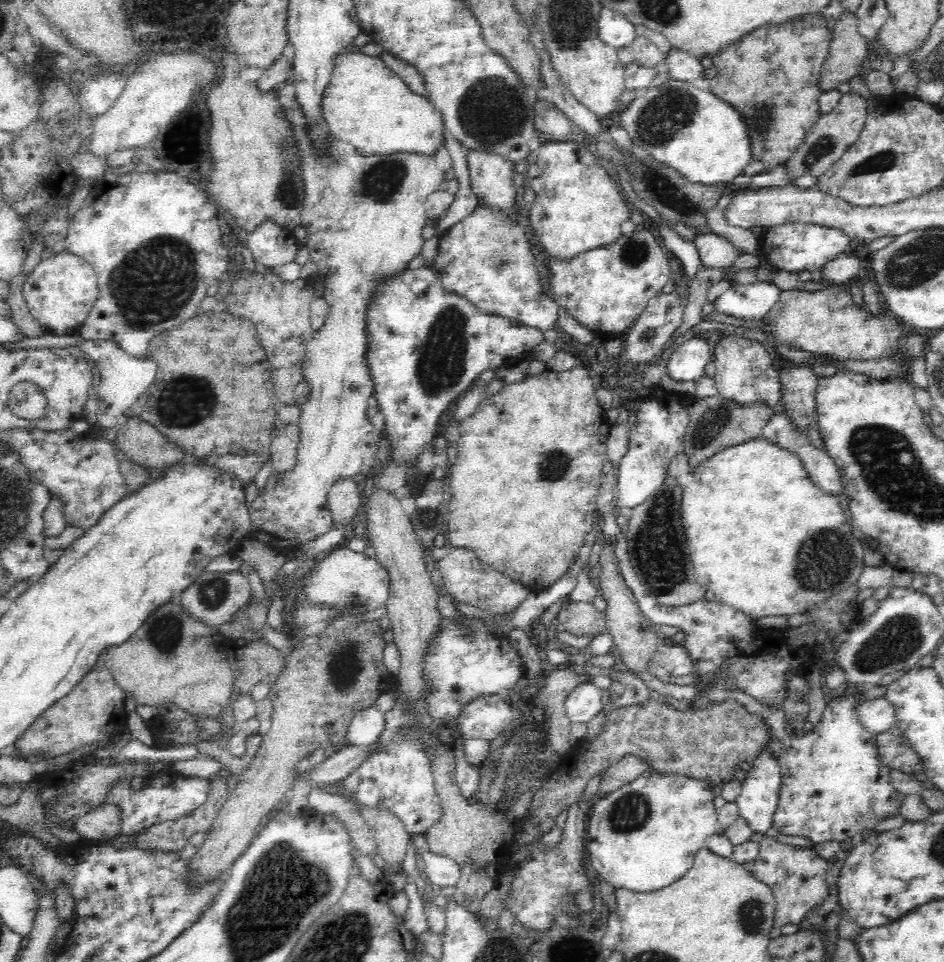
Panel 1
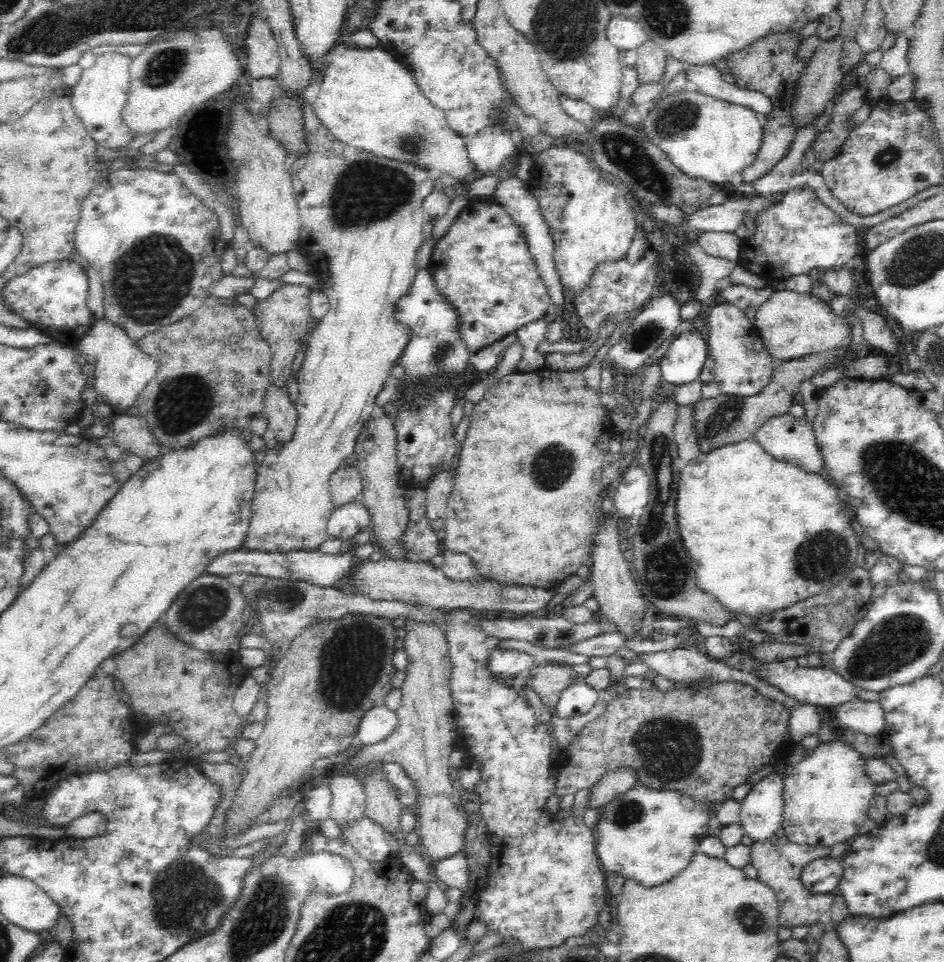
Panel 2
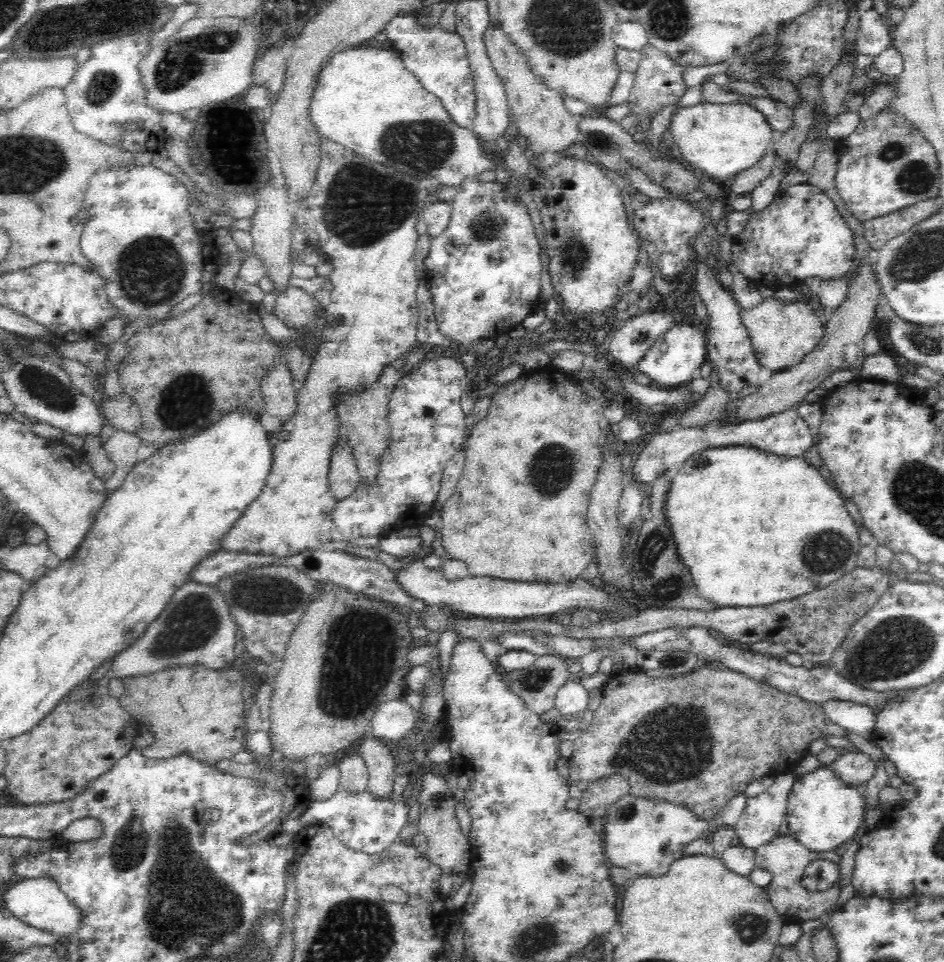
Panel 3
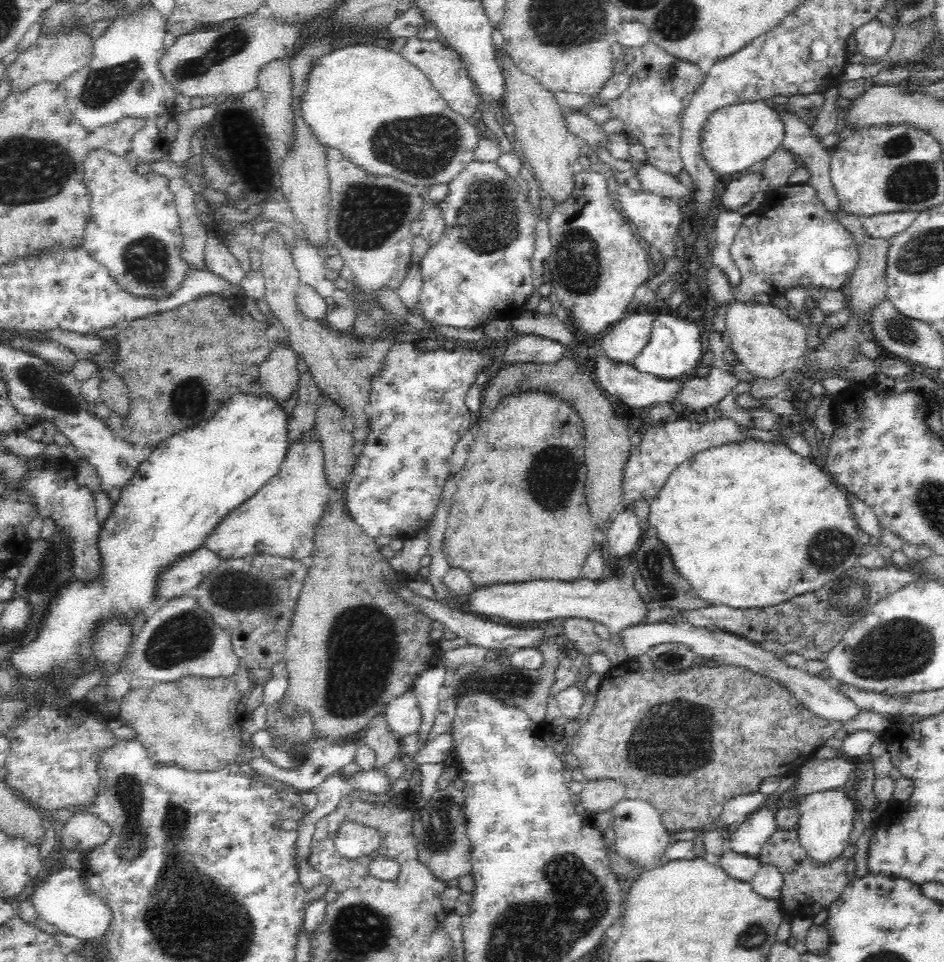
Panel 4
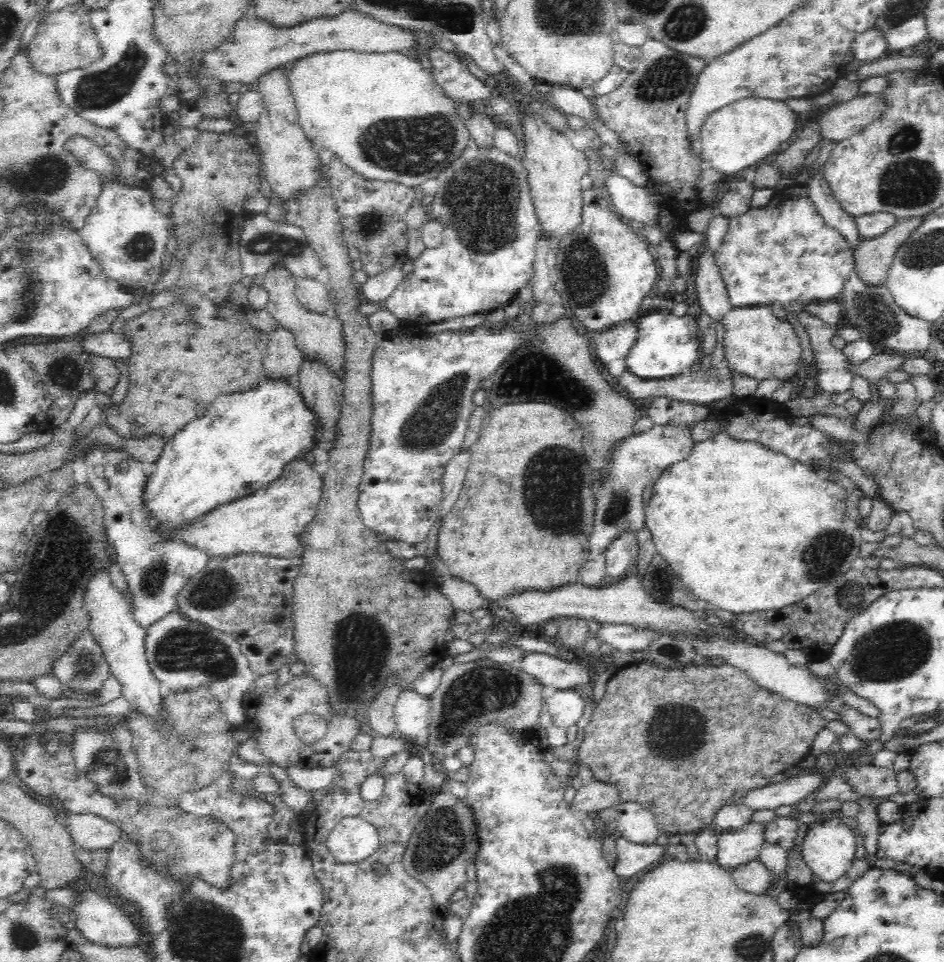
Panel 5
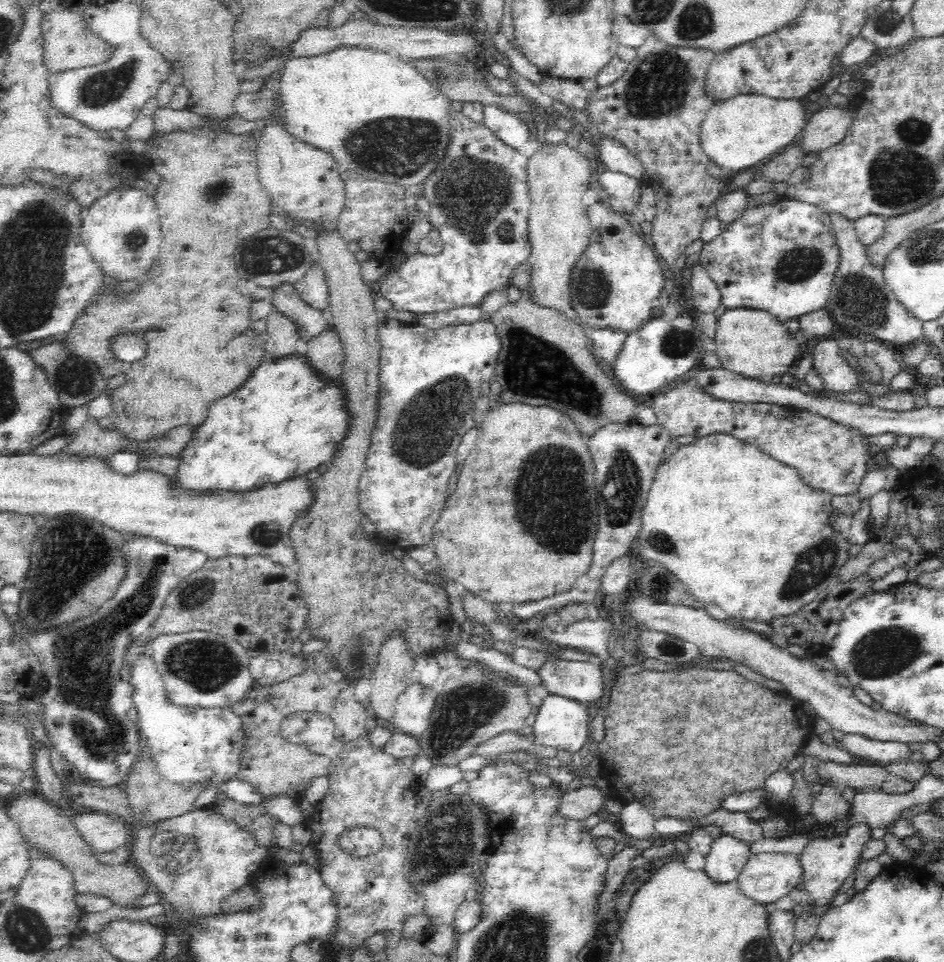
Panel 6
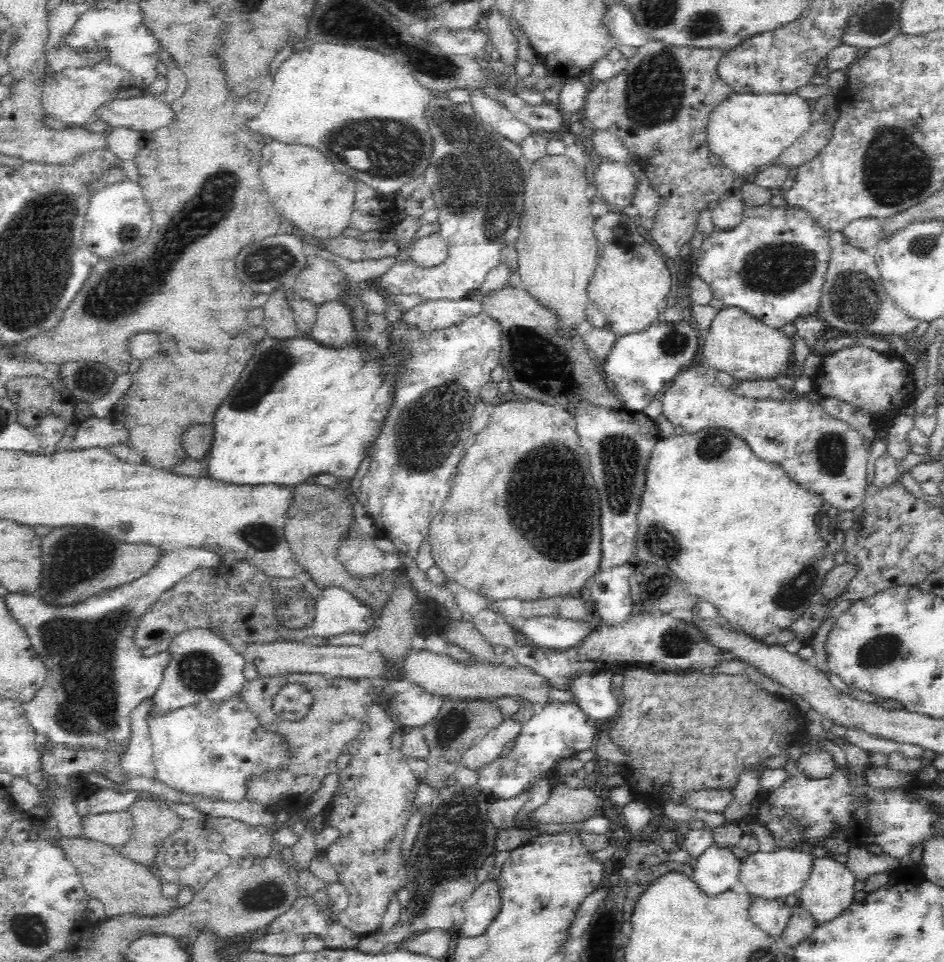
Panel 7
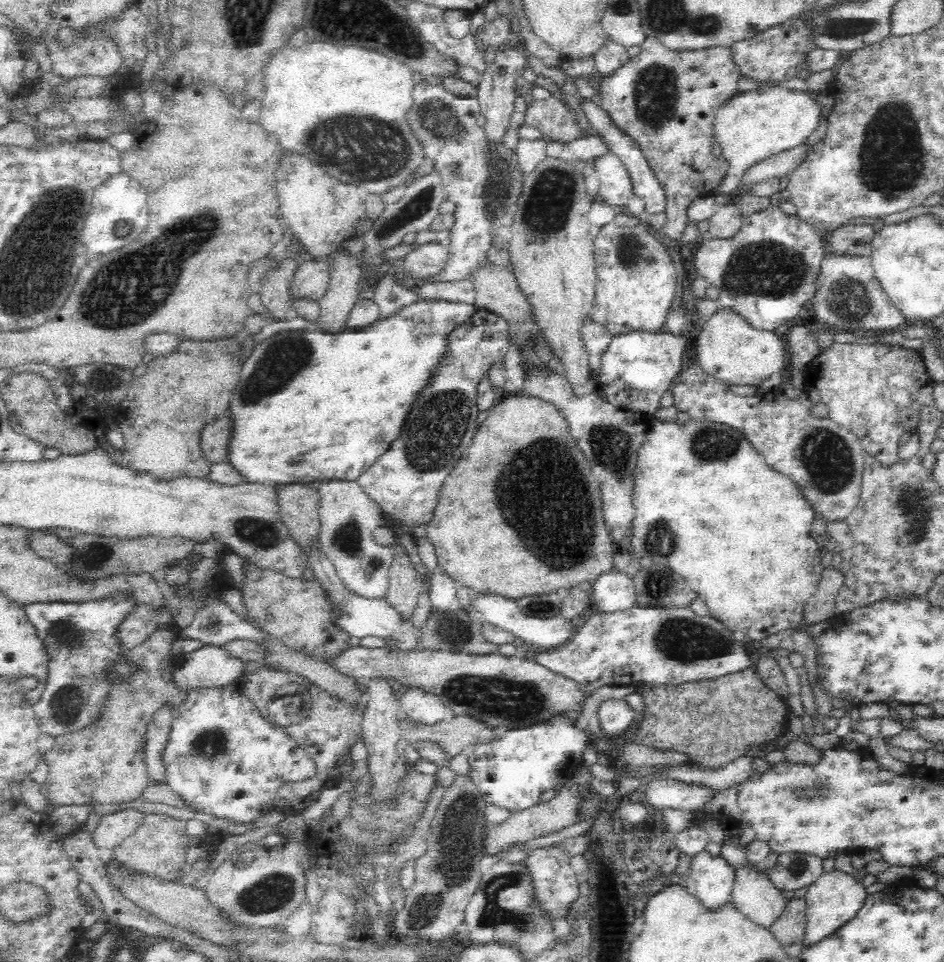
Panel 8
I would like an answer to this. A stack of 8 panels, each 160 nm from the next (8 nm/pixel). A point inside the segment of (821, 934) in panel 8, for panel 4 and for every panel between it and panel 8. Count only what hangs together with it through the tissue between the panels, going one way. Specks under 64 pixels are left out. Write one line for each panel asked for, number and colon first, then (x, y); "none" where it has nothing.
4: (825, 822)
5: (828, 848)
6: (827, 862)
7: (829, 891)

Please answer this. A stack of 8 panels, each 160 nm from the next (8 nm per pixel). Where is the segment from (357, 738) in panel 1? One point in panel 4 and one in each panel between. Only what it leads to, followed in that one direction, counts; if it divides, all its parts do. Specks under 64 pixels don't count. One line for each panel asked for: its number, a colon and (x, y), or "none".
2: (378, 723)
3: (394, 719)
4: (403, 713)

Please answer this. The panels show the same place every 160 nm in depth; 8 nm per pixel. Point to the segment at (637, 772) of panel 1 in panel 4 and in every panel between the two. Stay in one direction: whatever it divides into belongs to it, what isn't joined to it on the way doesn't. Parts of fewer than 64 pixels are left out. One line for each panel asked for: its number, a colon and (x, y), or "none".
2: (613, 784)
3: (600, 794)
4: (597, 796)

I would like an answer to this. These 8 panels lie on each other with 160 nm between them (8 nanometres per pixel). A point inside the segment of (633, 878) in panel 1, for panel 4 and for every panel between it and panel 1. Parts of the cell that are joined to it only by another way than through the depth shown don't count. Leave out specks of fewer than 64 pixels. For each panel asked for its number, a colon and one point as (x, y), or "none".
2: (649, 836)
3: (645, 837)
4: (640, 835)

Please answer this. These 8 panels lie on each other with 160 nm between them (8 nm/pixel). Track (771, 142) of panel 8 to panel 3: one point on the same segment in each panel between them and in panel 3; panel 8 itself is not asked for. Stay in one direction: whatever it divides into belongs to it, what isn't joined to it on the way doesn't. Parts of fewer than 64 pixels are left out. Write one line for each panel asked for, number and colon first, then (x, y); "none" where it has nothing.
3: (722, 139)
4: (735, 137)
5: (734, 137)
6: (738, 133)
7: (747, 131)

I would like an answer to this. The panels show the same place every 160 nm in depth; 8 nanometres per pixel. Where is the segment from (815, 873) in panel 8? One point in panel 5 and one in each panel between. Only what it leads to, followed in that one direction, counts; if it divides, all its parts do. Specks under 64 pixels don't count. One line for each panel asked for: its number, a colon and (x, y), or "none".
5: (754, 877)
6: (767, 876)
7: (782, 872)

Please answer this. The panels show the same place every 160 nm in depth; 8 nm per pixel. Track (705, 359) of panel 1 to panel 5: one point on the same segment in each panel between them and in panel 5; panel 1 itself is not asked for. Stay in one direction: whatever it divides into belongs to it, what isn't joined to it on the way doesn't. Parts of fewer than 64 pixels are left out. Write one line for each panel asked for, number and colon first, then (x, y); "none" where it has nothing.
2: (682, 359)
3: (676, 356)
4: (673, 348)
5: (666, 346)

